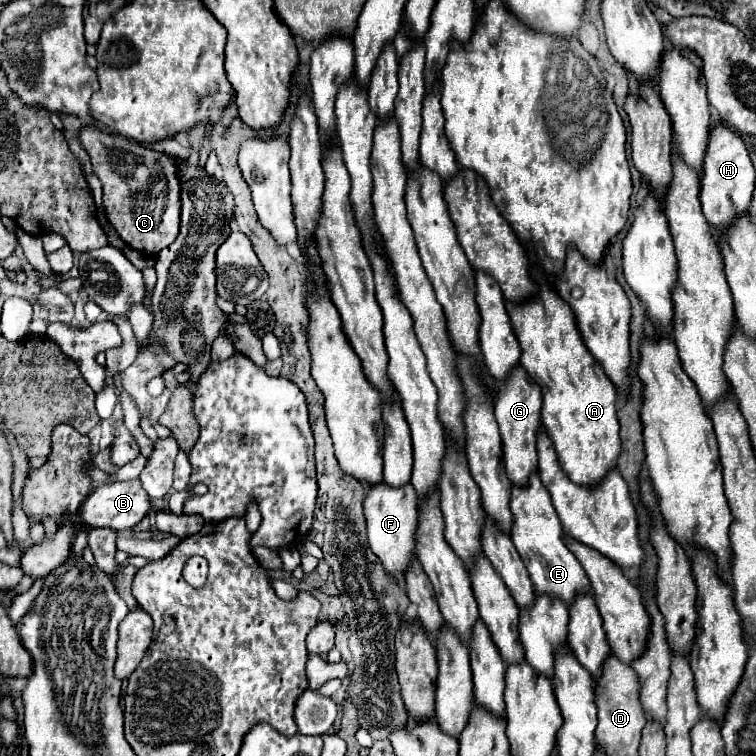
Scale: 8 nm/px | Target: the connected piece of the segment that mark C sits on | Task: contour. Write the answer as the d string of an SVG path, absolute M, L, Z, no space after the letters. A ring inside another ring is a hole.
M98 126L80 128L78 140L92 160L94 174L102 182L106 214L124 242L146 256L154 256L158 250L170 246L180 230L178 218L182 182L178 160L122 136L106 134Z

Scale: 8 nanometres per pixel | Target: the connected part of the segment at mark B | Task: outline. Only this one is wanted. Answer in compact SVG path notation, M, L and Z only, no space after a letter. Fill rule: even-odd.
M140 480L130 482L112 482L100 486L98 490L90 492L80 508L80 518L86 526L100 526L100 528L114 528L114 530L130 530L134 528L152 508L150 496L144 492Z

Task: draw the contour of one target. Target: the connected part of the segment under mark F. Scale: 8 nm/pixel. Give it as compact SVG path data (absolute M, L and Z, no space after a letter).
M388 484L372 486L364 498L364 514L368 522L370 550L380 558L390 578L404 576L410 564L416 560L416 530L418 530L416 490L410 484L404 488L392 488Z

